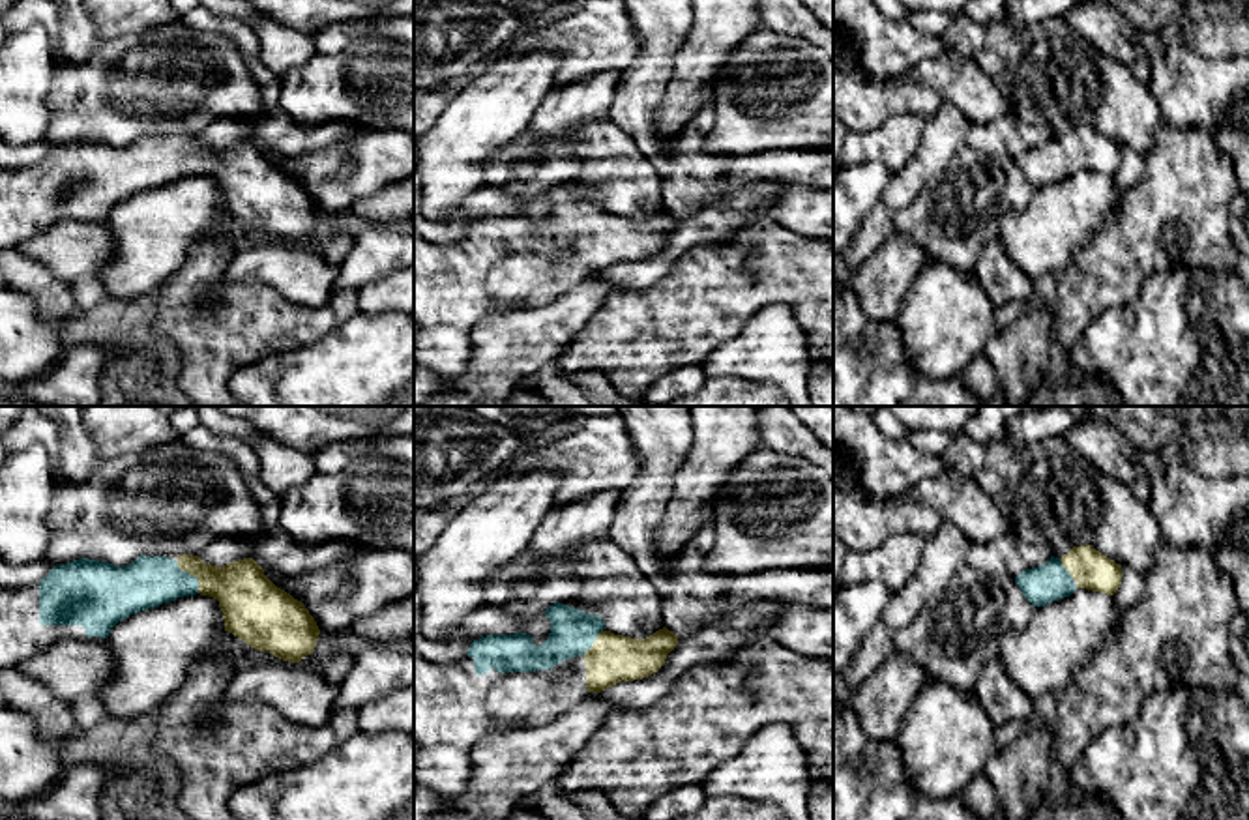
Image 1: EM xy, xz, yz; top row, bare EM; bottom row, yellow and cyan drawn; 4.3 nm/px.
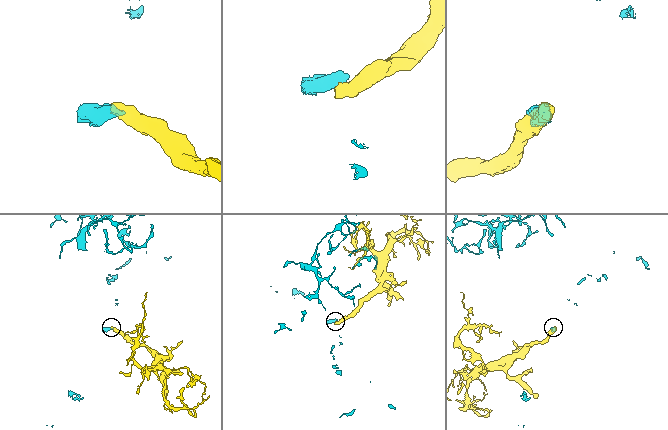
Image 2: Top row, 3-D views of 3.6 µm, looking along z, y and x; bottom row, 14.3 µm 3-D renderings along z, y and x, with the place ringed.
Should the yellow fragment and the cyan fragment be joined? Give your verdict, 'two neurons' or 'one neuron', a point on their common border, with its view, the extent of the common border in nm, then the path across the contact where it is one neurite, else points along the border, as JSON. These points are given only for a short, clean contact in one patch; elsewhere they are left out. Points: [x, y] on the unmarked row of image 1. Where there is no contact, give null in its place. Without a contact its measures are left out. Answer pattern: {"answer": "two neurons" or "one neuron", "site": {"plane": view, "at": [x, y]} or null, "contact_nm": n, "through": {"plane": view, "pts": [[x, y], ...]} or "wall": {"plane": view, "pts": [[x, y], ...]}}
{"answer": "one neuron", "site": {"plane": "xy", "at": [191, 154]}, "contact_nm": 170, "through": {"plane": "xy", "pts": [[244, 173], [235, 165], [191, 154], [178, 160], [150, 161]]}}

